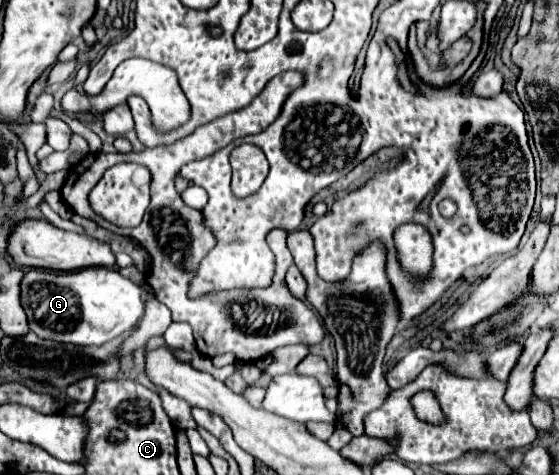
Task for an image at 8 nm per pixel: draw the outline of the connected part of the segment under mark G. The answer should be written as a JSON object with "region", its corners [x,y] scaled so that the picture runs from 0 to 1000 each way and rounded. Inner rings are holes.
{"region":[[[47,564],[36,598],[36,636],[64,707],[140,728],[182,728],[229,699],[254,665],[250,602],[204,564],[150,564],[111,577],[75,564]]]}

